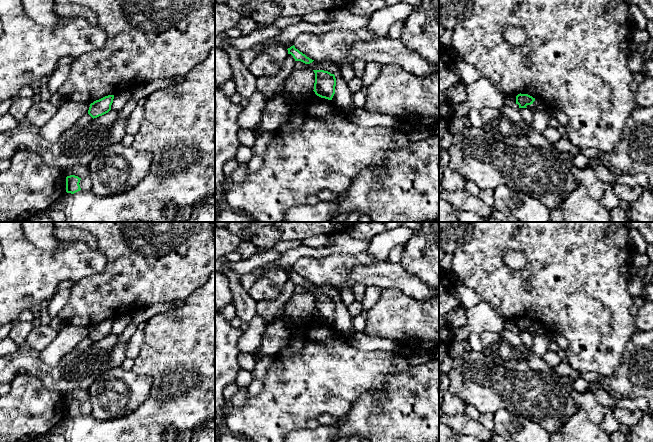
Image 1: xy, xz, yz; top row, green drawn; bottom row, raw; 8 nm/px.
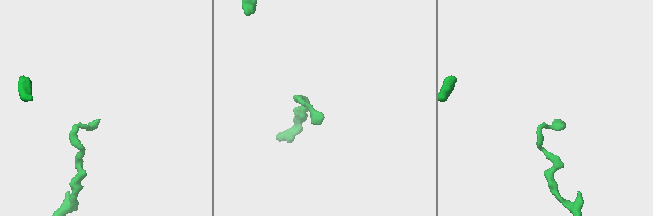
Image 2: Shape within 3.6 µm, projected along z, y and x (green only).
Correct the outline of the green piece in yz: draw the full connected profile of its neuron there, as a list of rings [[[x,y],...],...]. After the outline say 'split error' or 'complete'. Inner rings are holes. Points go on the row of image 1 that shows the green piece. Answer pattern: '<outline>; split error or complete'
[[[520,93],[516,96],[516,104],[519,105],[519,108],[527,108],[526,106],[533,104],[534,101],[535,101],[535,98],[533,98],[528,94]]]; complete

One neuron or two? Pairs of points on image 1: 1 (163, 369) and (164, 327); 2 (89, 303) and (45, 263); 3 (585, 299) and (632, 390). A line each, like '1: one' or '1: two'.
1: one
2: two
3: two

